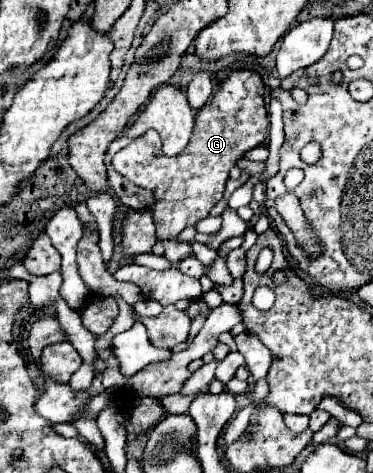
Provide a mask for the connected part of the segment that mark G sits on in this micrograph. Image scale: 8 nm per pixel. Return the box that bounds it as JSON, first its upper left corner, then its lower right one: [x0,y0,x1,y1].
[112,70,268,240]

